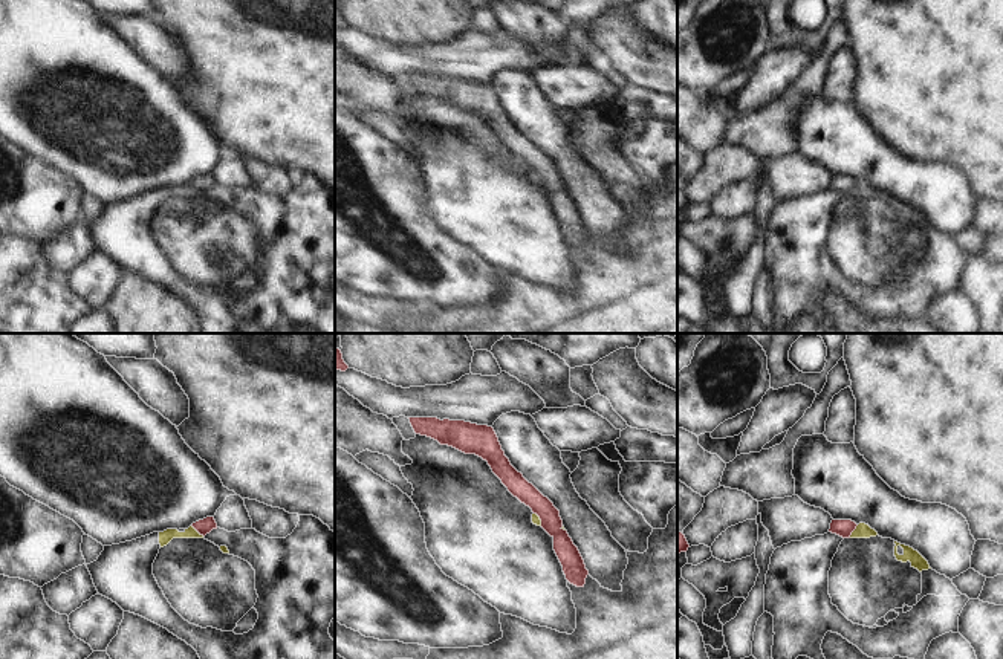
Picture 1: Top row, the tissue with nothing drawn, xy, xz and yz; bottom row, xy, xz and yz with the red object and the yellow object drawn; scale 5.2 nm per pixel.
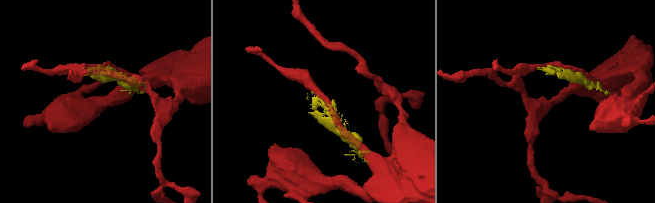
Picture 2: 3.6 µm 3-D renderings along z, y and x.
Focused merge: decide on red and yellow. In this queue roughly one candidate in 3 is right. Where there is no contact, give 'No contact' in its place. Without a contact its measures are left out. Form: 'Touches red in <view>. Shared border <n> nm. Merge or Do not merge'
Touches red in yz. Shared border 90 nm. Do not merge

